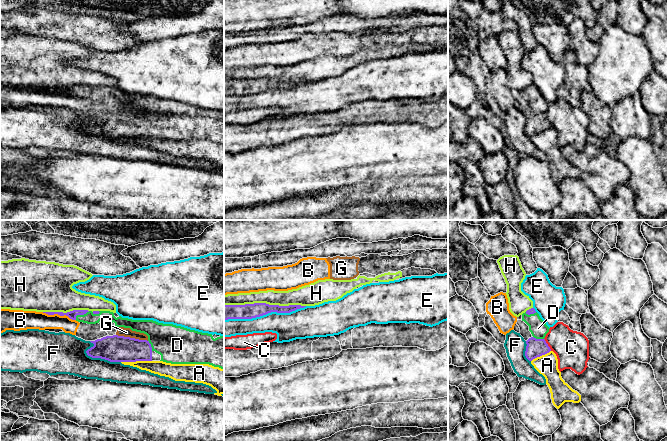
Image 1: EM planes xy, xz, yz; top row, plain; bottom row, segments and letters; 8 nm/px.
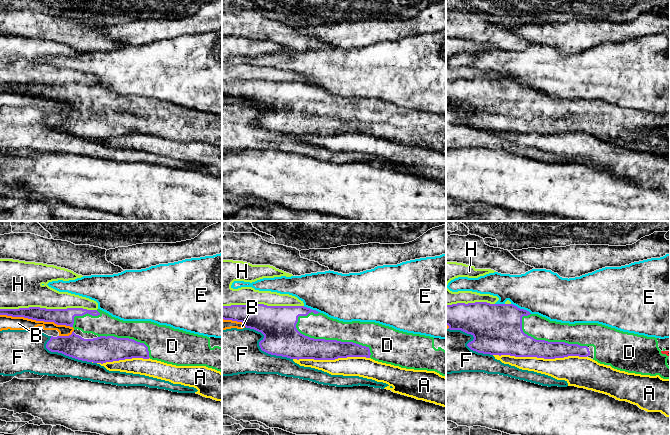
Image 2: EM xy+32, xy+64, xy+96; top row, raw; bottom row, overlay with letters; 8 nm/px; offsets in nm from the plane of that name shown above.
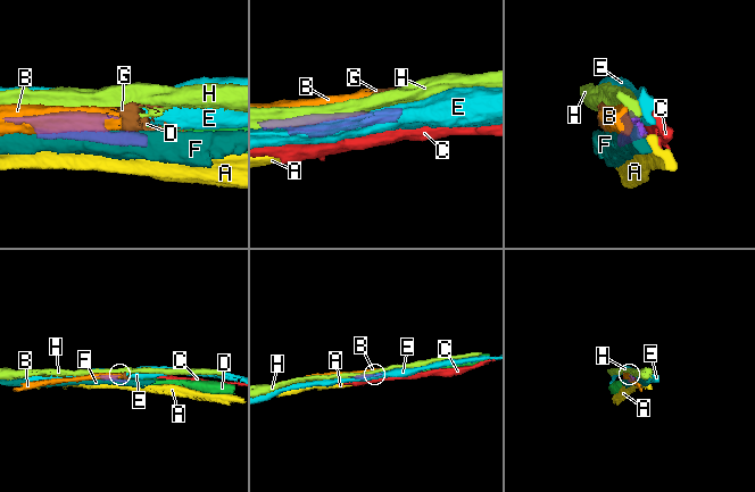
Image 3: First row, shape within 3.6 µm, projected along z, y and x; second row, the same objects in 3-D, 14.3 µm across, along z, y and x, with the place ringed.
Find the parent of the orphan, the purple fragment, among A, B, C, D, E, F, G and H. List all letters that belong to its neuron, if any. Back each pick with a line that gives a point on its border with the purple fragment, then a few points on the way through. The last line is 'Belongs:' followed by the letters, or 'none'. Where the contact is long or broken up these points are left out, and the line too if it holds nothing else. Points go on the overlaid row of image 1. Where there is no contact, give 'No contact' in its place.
D: Touches purple at xy (81, 314)
Belongs: D

